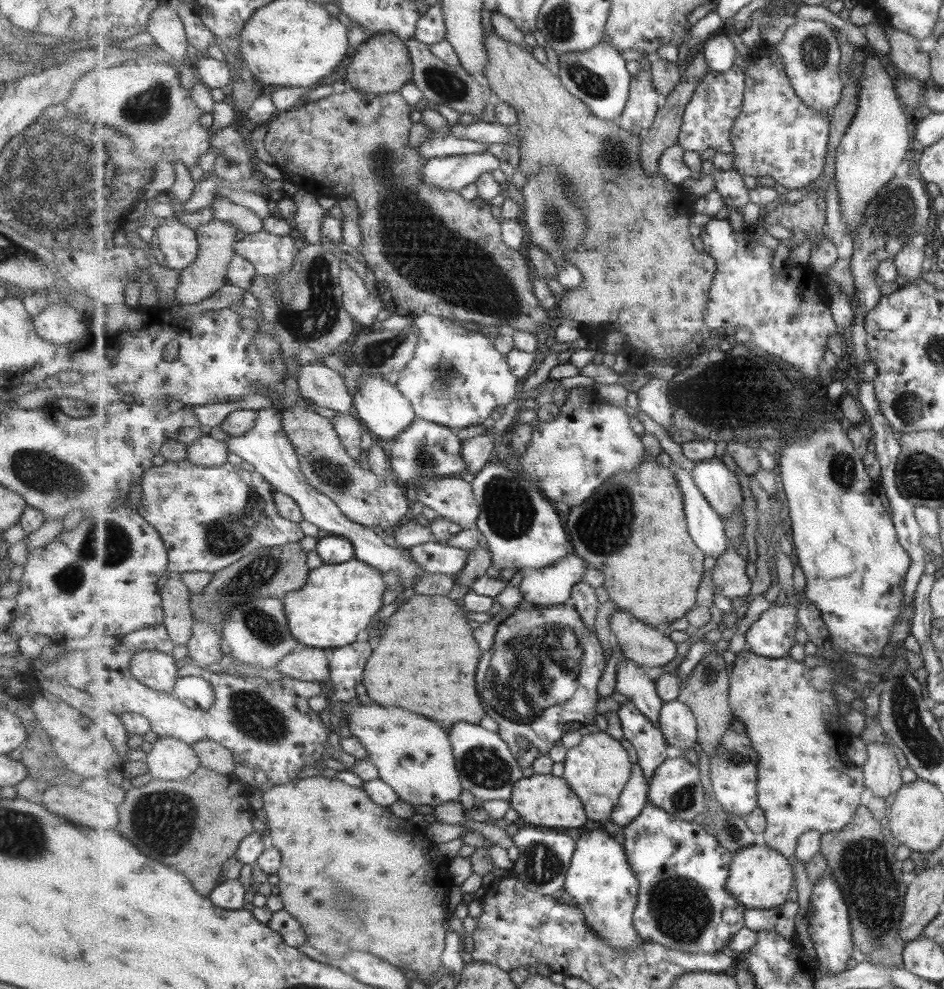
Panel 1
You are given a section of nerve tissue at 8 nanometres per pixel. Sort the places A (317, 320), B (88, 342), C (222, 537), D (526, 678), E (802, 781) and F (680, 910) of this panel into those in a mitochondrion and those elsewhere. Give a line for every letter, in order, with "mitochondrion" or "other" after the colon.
A: mitochondrion
B: other
C: mitochondrion
D: mitochondrion
E: other
F: mitochondrion

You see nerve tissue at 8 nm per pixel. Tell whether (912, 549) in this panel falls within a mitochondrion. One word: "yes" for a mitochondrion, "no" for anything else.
no

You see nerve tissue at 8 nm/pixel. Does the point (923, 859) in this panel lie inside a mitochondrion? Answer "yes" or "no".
no

